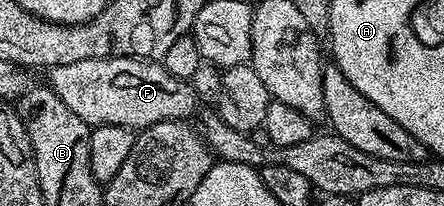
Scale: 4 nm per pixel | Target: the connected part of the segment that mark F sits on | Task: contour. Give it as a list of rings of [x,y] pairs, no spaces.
[[[96,58],[75,60],[75,64],[48,67],[48,85],[91,128],[125,126],[140,132],[151,124],[185,120],[197,106],[197,94],[184,78],[173,76],[157,60],[144,58]]]

